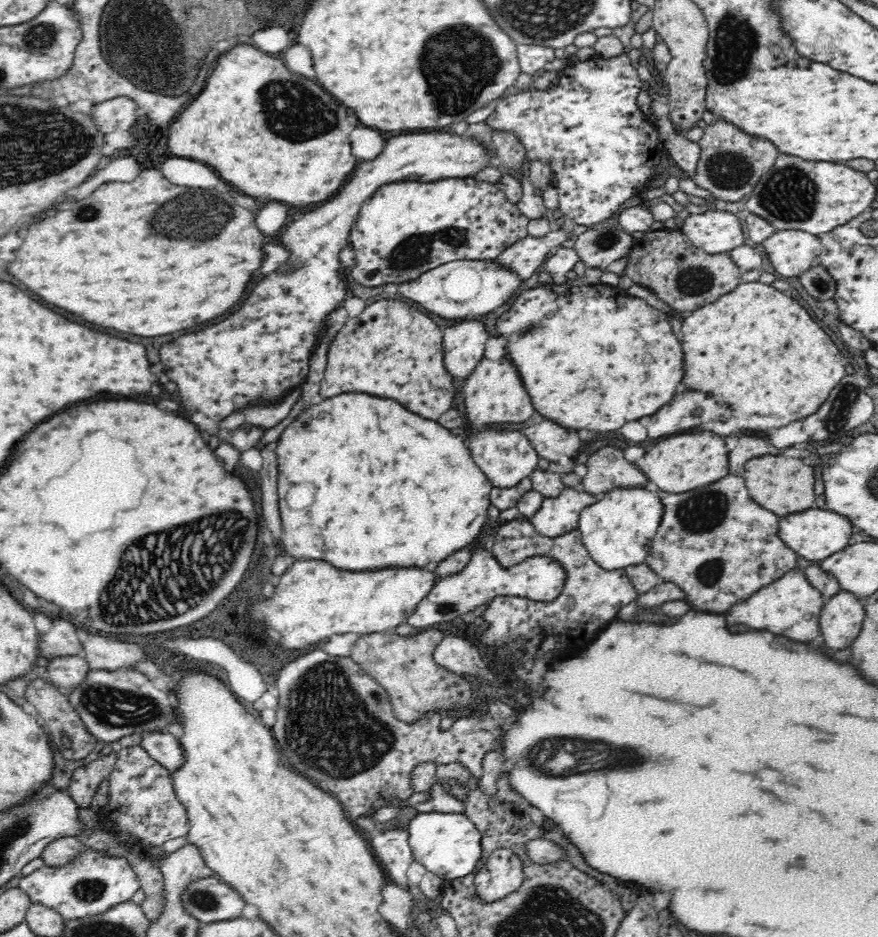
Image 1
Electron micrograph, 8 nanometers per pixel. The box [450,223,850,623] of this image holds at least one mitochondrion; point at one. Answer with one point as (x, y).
(701, 512)

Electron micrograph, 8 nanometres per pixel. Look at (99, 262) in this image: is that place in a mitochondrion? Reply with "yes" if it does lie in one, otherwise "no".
no

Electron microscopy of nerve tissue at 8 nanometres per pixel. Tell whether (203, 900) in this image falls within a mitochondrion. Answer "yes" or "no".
yes

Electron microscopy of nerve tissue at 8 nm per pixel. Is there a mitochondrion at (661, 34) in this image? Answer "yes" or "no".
no

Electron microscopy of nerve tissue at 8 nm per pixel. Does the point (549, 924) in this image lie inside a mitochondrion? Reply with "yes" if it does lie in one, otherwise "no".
yes

